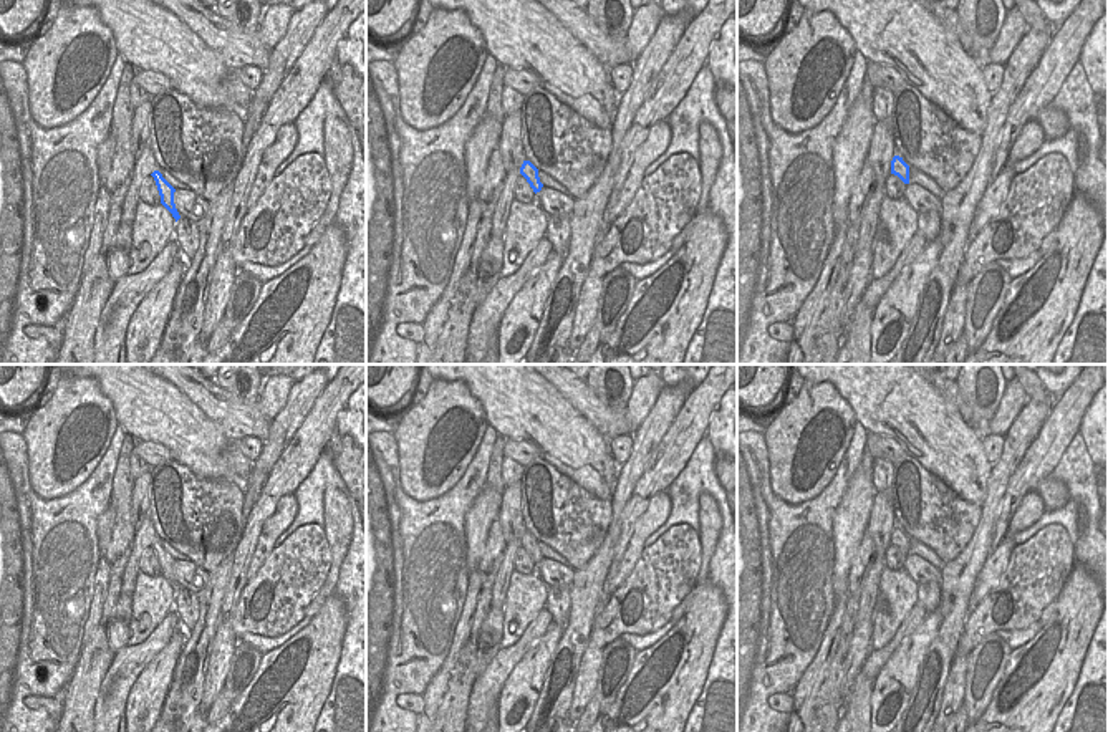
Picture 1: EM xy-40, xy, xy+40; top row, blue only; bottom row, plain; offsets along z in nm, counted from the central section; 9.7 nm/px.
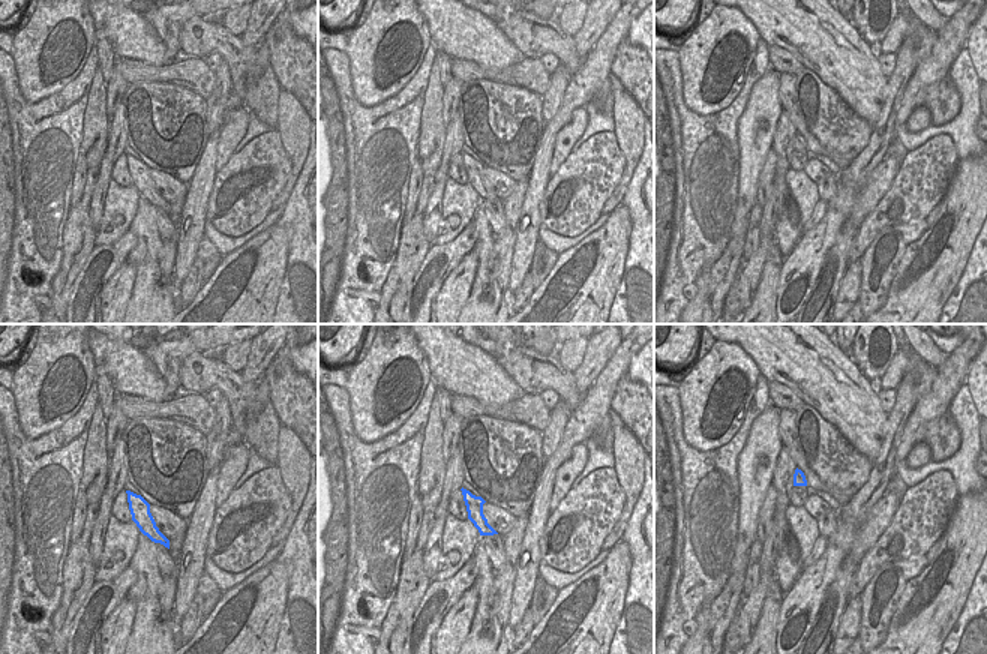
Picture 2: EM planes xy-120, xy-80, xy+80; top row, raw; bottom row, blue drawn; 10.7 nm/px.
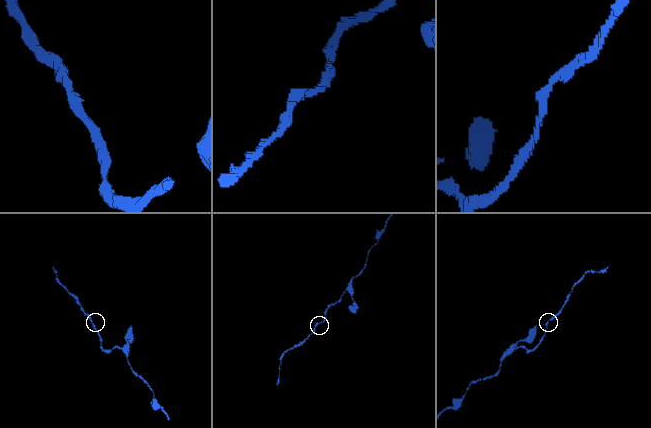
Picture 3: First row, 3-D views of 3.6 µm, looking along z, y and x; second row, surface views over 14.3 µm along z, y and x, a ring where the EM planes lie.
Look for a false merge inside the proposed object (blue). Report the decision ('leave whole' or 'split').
leave whole

